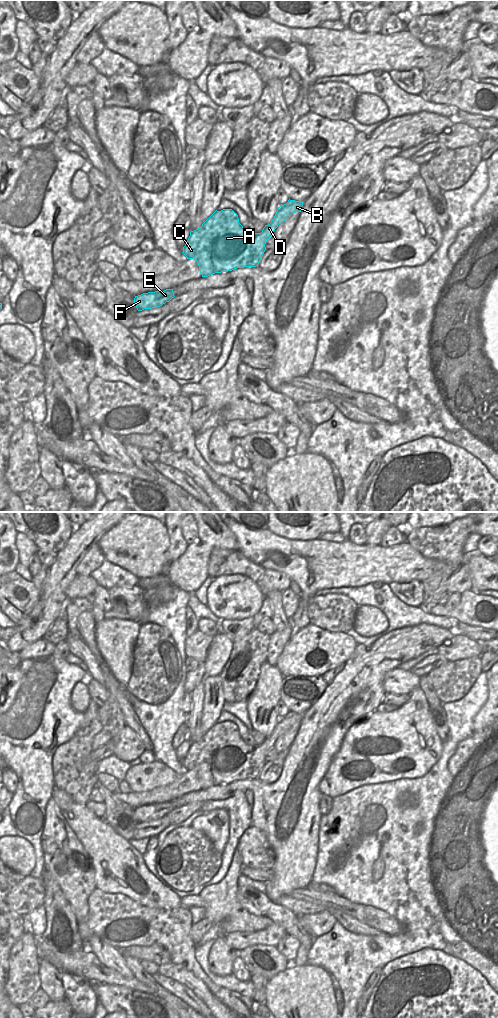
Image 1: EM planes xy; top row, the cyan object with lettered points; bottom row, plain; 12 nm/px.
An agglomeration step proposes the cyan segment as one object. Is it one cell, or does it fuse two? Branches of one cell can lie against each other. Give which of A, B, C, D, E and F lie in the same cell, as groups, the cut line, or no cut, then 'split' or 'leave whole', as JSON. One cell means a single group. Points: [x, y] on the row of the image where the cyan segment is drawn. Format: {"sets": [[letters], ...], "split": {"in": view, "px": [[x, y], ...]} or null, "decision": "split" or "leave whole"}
{"sets": [["A", "B", "C", "D", "E", "F"]], "split": null, "decision": "leave whole"}

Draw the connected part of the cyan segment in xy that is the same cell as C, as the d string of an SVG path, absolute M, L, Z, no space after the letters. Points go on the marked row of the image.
M289 199L286 204L278 207L273 220L270 224L265 225L261 233L247 233L239 223L238 215L232 209L216 210L200 228L190 232L182 253L187 259L197 261L202 277L237 268L256 267L266 250L267 240L274 236L274 231L278 225L292 214L301 212L302 206L303 202Z

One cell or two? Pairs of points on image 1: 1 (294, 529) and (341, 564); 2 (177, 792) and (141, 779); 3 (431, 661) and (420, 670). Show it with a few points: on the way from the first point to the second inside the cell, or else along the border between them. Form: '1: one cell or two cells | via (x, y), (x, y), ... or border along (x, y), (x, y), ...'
1: two cells | border along (285, 537), (301, 540), (317, 539)
2: two cells | border along (178, 775), (170, 783), (138, 792)
3: one cell | via (428, 664), (423, 668)

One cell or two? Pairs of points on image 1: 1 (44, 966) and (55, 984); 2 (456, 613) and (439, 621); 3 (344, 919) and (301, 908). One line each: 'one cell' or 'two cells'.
1: one cell
2: two cells
3: one cell

